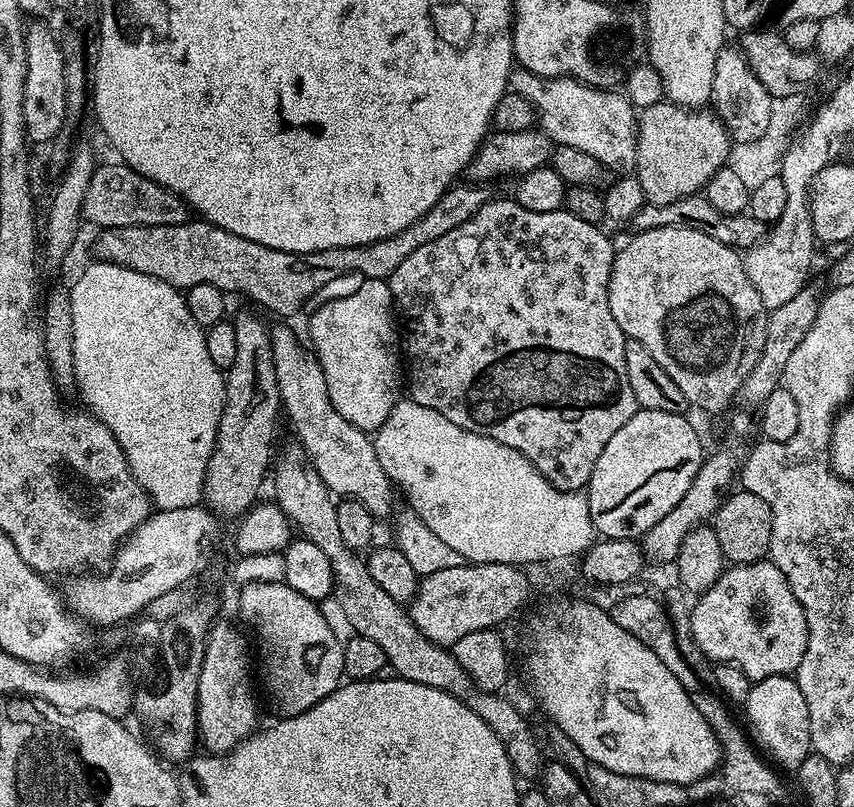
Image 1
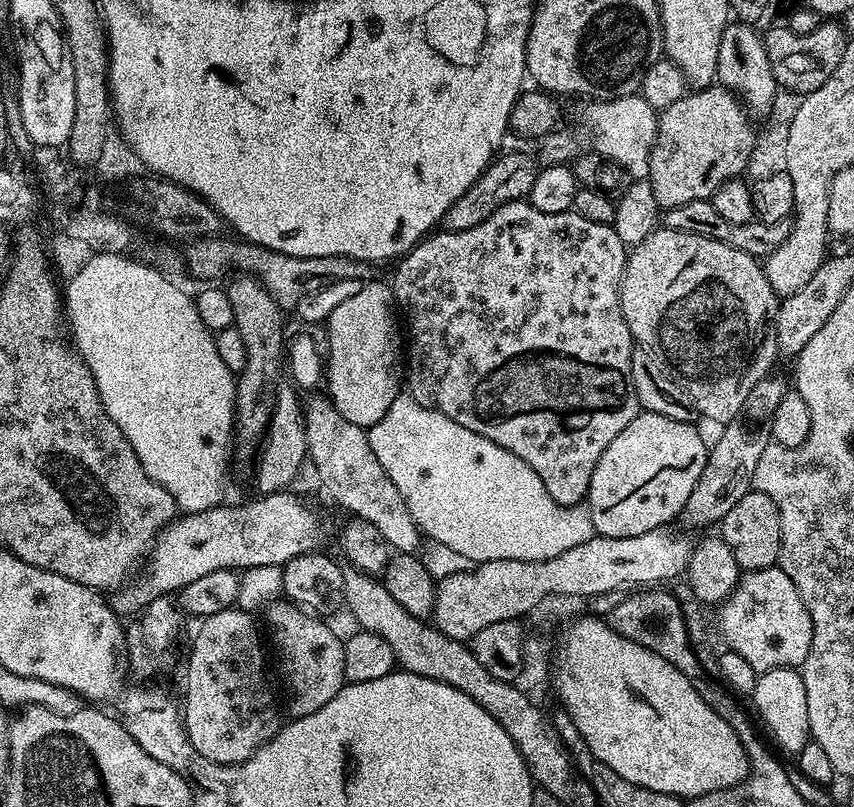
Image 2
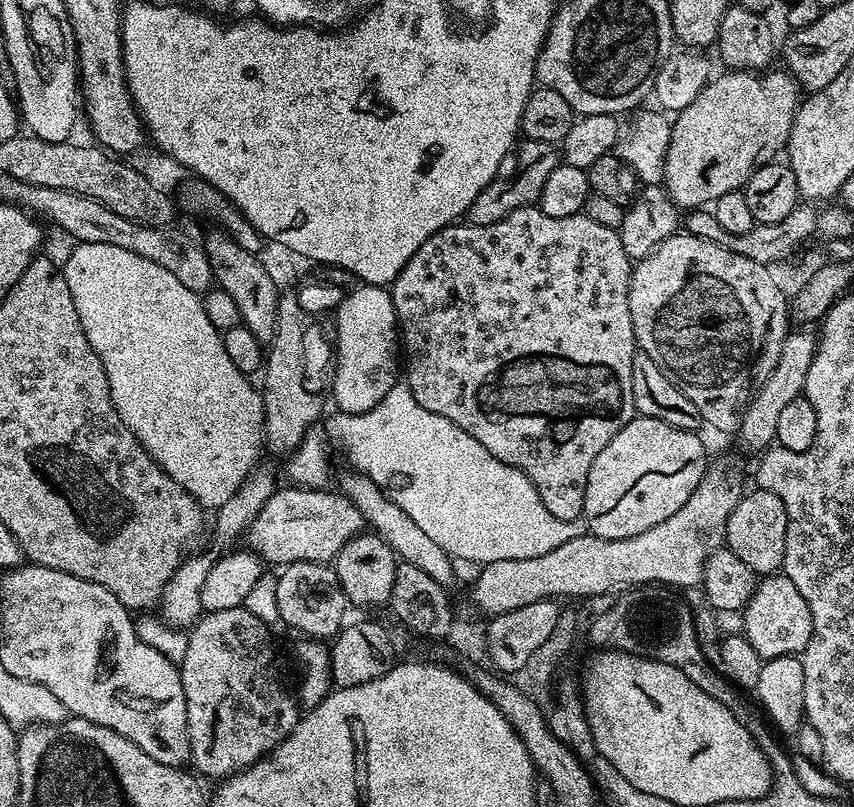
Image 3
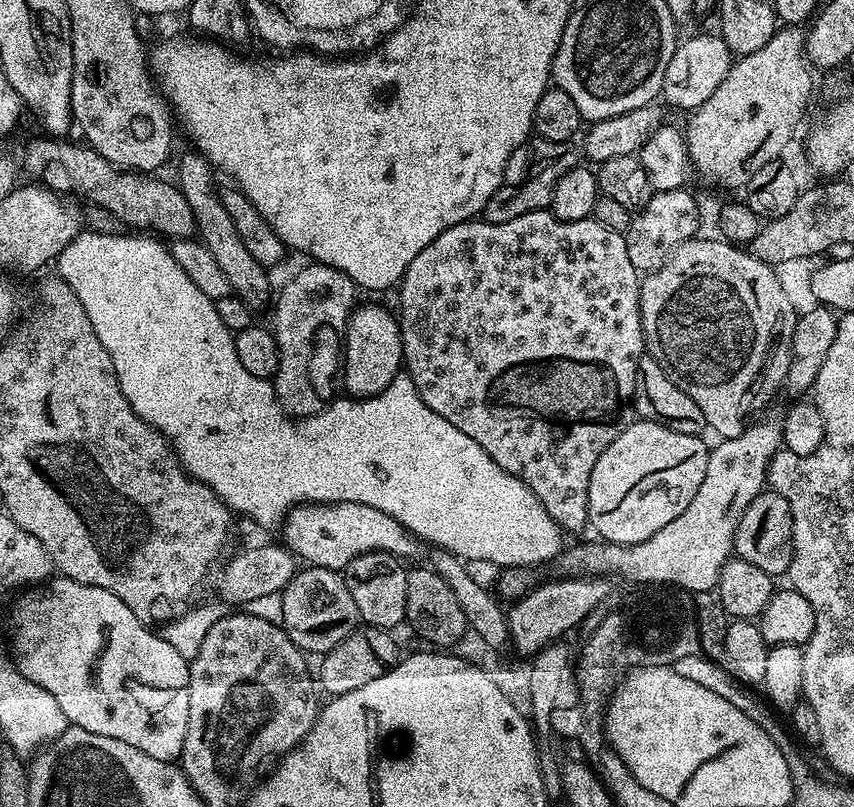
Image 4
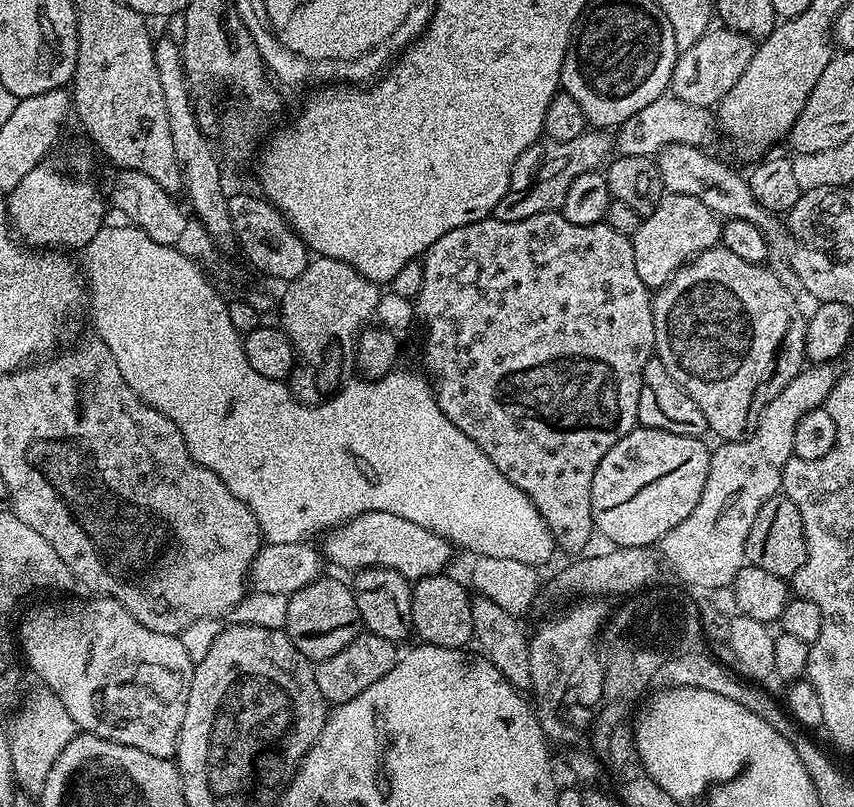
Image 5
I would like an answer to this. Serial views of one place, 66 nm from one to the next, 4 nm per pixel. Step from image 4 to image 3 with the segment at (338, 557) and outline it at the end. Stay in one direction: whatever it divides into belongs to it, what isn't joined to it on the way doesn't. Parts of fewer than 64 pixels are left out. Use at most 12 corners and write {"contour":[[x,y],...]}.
{"contour":[[281,487],[246,533],[265,565],[328,564],[366,521],[347,497]]}

